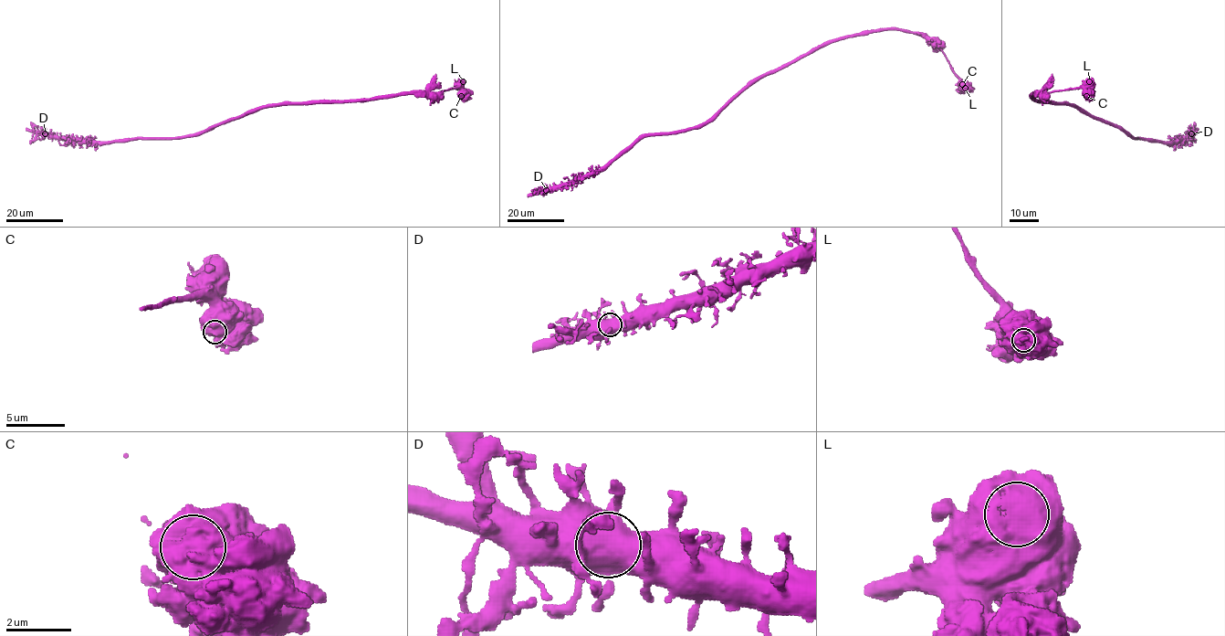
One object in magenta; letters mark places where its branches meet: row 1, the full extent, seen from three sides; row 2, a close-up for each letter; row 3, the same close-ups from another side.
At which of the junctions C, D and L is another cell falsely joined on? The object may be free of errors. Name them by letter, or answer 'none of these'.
none of these

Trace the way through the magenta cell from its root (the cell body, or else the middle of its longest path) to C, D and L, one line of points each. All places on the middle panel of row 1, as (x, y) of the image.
C: (936, 42), (962, 84)
D: (936, 42), (896, 29), (827, 41), (751, 79), (706, 121), (641, 134), (602, 167), (547, 190)
L: (936, 42), (965, 88)

